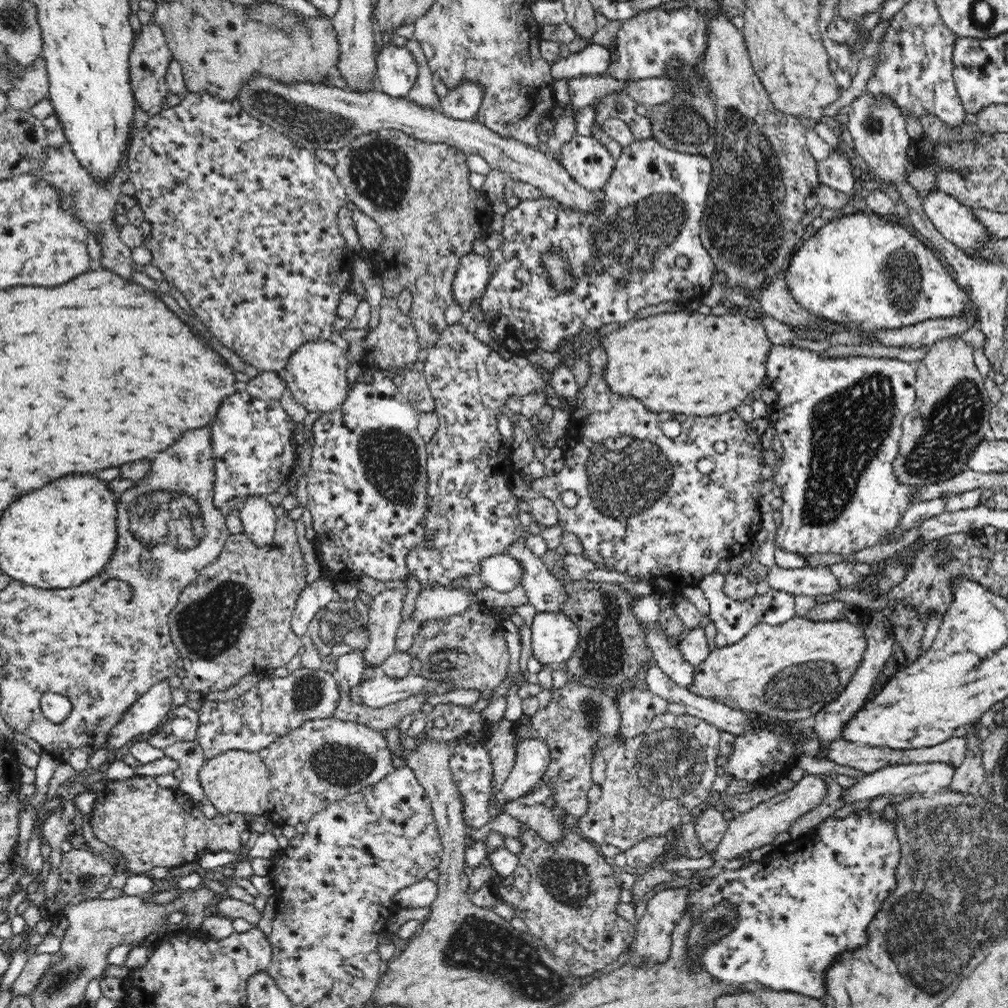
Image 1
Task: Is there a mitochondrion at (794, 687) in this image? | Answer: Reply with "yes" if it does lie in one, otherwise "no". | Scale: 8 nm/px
yes

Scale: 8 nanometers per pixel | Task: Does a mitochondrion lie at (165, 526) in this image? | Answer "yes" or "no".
yes

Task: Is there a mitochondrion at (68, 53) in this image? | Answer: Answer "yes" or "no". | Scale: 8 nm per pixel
no

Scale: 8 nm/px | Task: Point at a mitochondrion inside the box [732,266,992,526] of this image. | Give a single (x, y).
(947, 432)

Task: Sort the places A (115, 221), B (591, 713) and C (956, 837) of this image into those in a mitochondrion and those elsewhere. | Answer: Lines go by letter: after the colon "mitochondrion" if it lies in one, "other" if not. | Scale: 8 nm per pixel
A: other
B: mitochondrion
C: mitochondrion

